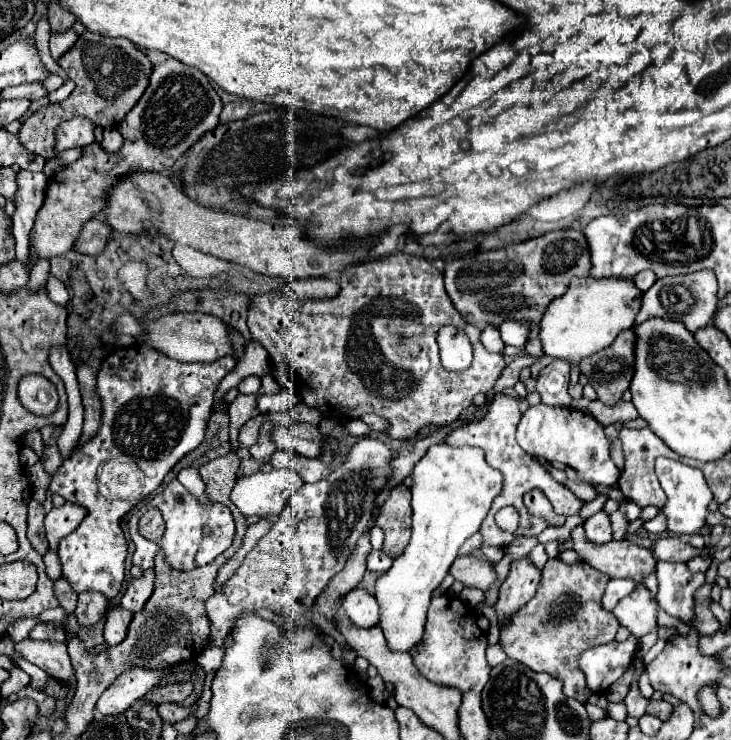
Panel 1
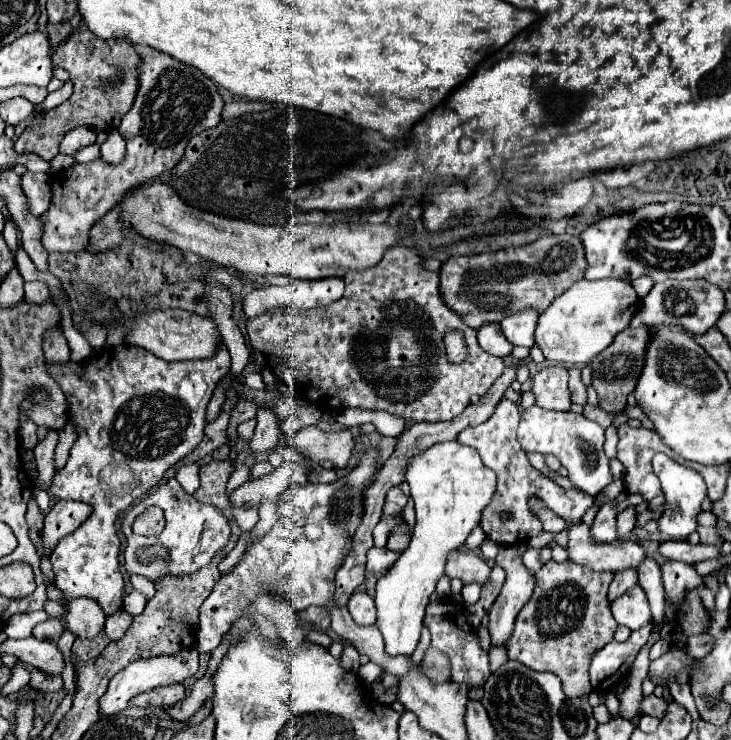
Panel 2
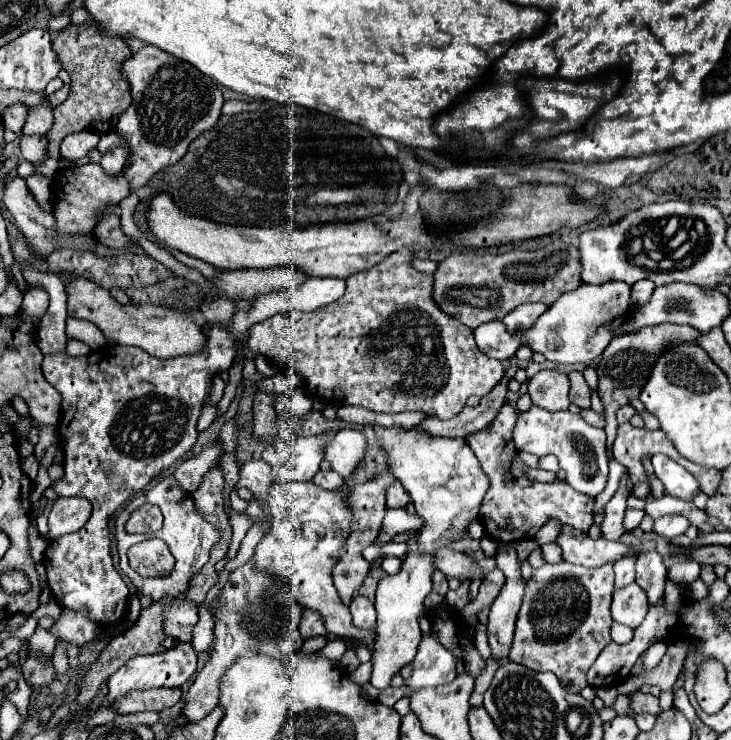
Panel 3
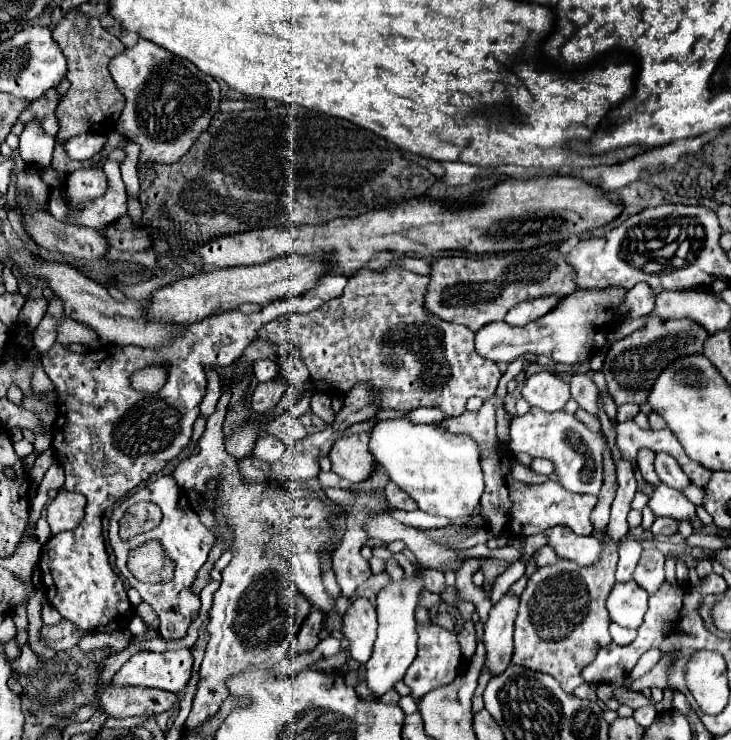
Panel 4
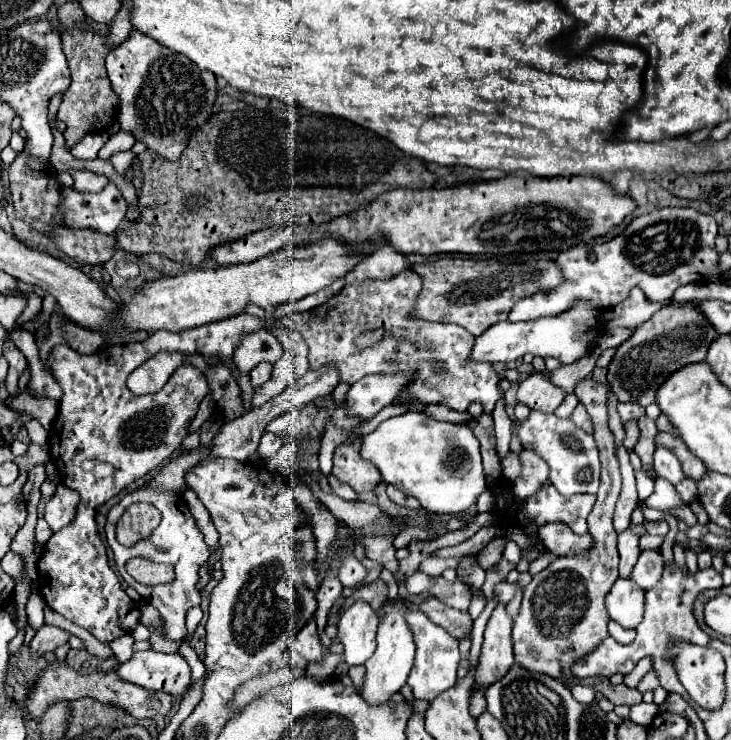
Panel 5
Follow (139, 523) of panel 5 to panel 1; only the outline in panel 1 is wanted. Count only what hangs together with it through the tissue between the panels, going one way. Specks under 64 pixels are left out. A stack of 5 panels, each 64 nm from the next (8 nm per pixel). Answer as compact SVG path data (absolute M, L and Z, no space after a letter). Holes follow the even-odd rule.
M150 508L142 518L140 518L140 534L144 538L150 538L152 542L160 542L160 538L165 531L165 524L161 512L156 508Z

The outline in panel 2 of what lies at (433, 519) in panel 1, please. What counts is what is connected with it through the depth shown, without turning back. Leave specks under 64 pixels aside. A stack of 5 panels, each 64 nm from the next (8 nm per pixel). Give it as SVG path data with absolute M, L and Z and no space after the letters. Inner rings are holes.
M440 442L416 456L406 470L410 496L416 506L416 524L410 546L400 554L394 566L376 582L376 626L384 636L386 652L410 656L422 634L424 612L430 594L444 576L448 554L456 552L468 534L480 524L482 510L496 492L496 474L484 466L480 454L456 442Z

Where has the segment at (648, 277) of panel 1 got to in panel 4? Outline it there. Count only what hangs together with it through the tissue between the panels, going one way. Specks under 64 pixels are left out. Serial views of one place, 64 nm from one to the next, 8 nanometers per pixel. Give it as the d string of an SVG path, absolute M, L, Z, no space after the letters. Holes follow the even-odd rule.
M646 282L636 284L634 288L628 290L624 304L620 306L620 316L622 318L636 318L636 316L646 316L648 312L652 312L652 304L654 304L654 292Z

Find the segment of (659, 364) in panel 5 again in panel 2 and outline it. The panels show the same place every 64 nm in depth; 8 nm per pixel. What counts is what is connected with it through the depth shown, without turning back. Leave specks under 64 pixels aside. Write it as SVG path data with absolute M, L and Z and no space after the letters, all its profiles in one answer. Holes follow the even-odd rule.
M646 326L644 328L626 328L624 332L616 334L616 340L588 364L592 368L592 386L598 392L598 402L606 412L618 412L626 406L626 398L634 390L636 380L640 376L646 342L648 342ZM608 426L606 428L606 456L610 460L616 458L616 452L618 452L618 436L616 436L616 428L614 426Z

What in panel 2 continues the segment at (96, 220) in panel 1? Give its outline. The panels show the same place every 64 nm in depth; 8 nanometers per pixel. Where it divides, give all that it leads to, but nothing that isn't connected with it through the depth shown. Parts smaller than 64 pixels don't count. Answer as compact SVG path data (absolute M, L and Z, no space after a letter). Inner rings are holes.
M110 210L104 218L100 218L90 228L90 242L88 242L86 250L102 252L102 250L118 246L120 242L122 242L122 226L118 224L116 210Z

